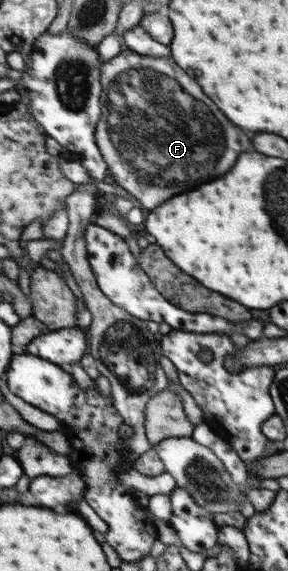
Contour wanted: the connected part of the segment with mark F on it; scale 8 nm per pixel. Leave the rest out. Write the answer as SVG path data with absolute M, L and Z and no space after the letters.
M126 49L106 62L101 83L105 89L101 103L104 112L97 125L97 142L109 165L109 175L120 192L130 193L148 210L182 193L176 189L178 183L188 193L192 187L226 173L238 153L254 151L250 133L232 125L200 91L196 81L176 67L168 56L154 58Z

